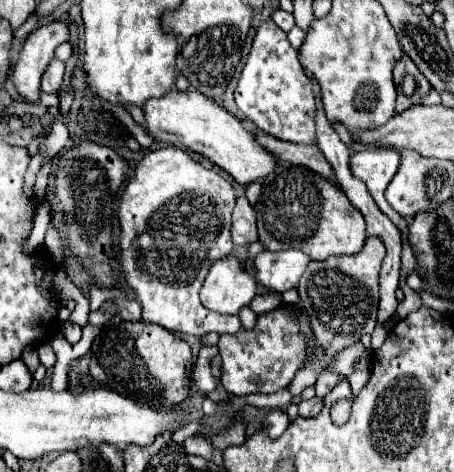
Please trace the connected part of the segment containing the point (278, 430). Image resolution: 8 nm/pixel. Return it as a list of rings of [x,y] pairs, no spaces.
[[[281,409],[271,411],[271,413],[267,415],[267,419],[263,421],[263,429],[265,429],[267,435],[273,437],[273,439],[281,437],[287,427],[289,427],[289,417],[287,417],[287,413],[281,411]]]

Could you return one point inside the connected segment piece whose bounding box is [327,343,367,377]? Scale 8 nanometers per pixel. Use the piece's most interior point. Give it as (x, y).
(344, 361)

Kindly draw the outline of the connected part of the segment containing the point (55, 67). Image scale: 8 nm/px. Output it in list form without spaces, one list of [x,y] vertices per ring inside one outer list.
[[[53,59],[49,63],[49,67],[45,69],[45,73],[43,73],[41,91],[45,91],[45,93],[57,93],[57,89],[63,83],[63,71],[65,71],[65,63],[59,61],[59,59]]]

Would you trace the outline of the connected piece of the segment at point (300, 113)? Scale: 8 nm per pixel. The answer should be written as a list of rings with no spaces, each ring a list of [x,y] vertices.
[[[271,19],[257,29],[249,59],[235,89],[235,103],[259,131],[265,131],[271,137],[299,145],[315,143],[315,97],[311,79],[305,75],[287,33]]]

